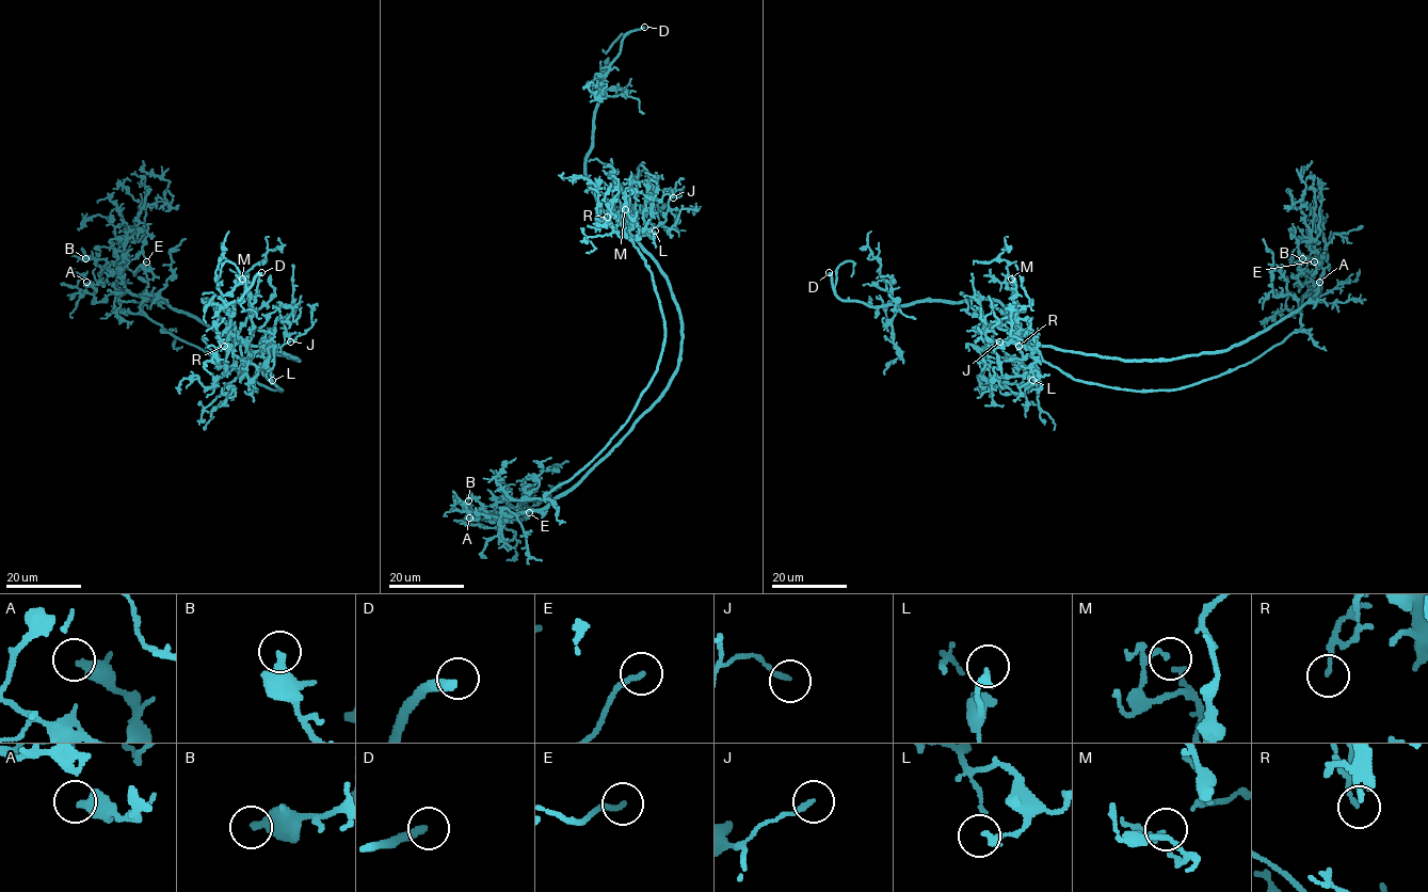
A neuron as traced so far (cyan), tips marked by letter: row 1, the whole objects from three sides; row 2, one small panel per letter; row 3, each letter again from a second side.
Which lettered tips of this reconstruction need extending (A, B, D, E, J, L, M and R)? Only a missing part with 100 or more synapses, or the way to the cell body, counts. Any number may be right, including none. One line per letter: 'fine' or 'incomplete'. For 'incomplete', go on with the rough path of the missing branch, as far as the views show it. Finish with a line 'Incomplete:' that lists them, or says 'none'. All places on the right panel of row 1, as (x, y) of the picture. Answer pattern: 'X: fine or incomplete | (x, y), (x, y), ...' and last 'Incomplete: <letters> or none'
A: fine
B: fine
D: incomplete | (829, 272), (818, 277), (819, 285), (825, 277), (830, 282), (835, 280)
E: fine
J: fine
L: fine
M: fine
R: fine
Incomplete: D

